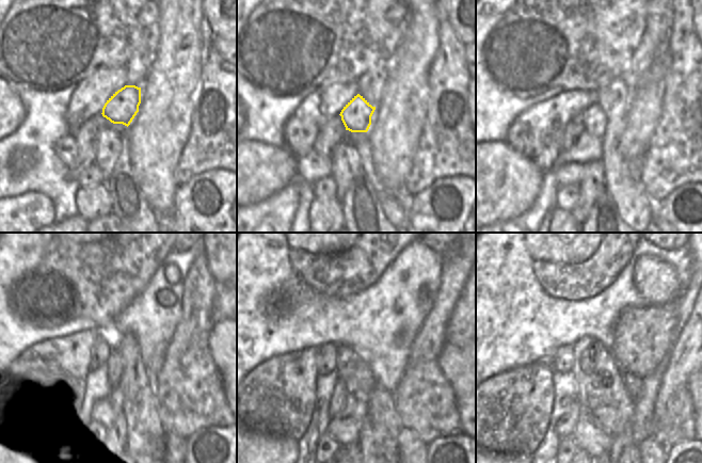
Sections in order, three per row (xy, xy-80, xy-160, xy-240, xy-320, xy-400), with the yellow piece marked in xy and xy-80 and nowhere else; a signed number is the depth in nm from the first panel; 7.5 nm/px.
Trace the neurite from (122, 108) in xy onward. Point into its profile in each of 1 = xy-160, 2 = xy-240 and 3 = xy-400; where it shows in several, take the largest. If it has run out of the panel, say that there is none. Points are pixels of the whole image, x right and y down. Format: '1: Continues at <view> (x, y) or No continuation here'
1: Continues at xy-160 (595, 122)
2: Continues at xy-240 (114, 363)
3: Continues at xy-400 (564, 428).

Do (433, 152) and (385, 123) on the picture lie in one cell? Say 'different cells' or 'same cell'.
different cells

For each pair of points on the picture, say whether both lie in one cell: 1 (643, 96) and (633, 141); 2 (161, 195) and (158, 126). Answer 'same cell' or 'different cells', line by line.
1: same cell
2: same cell

